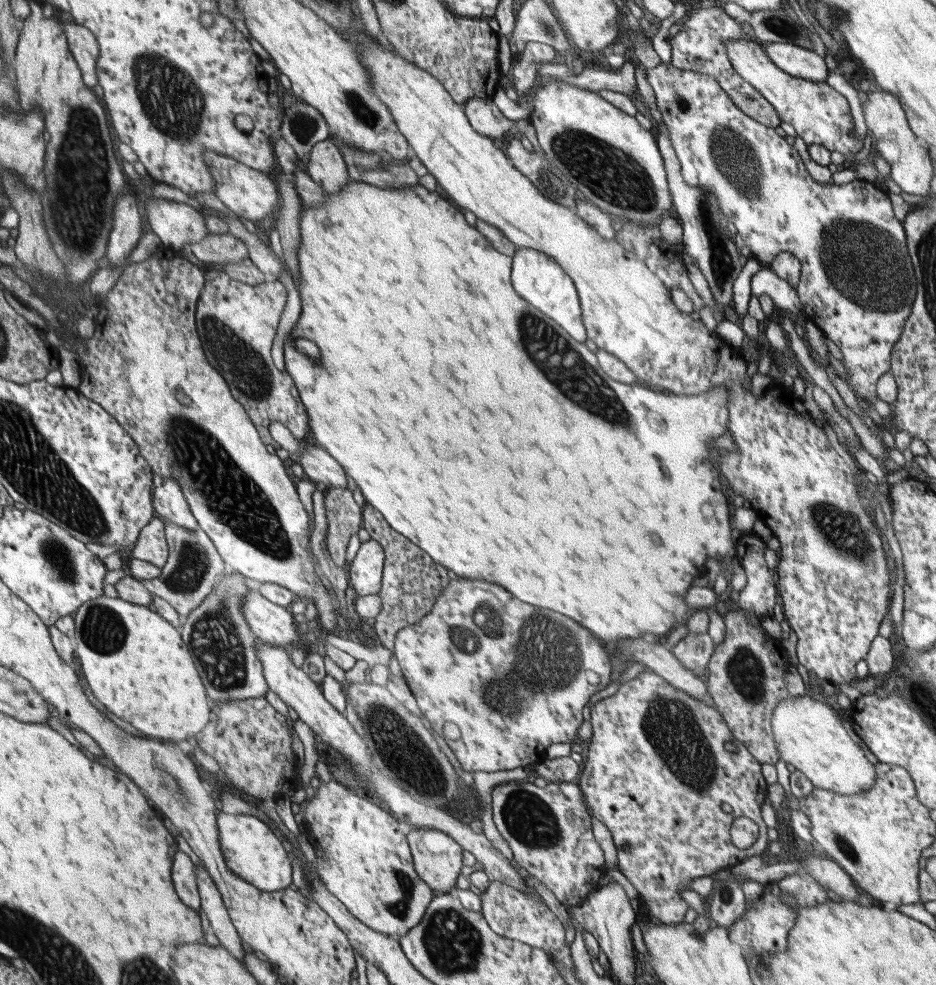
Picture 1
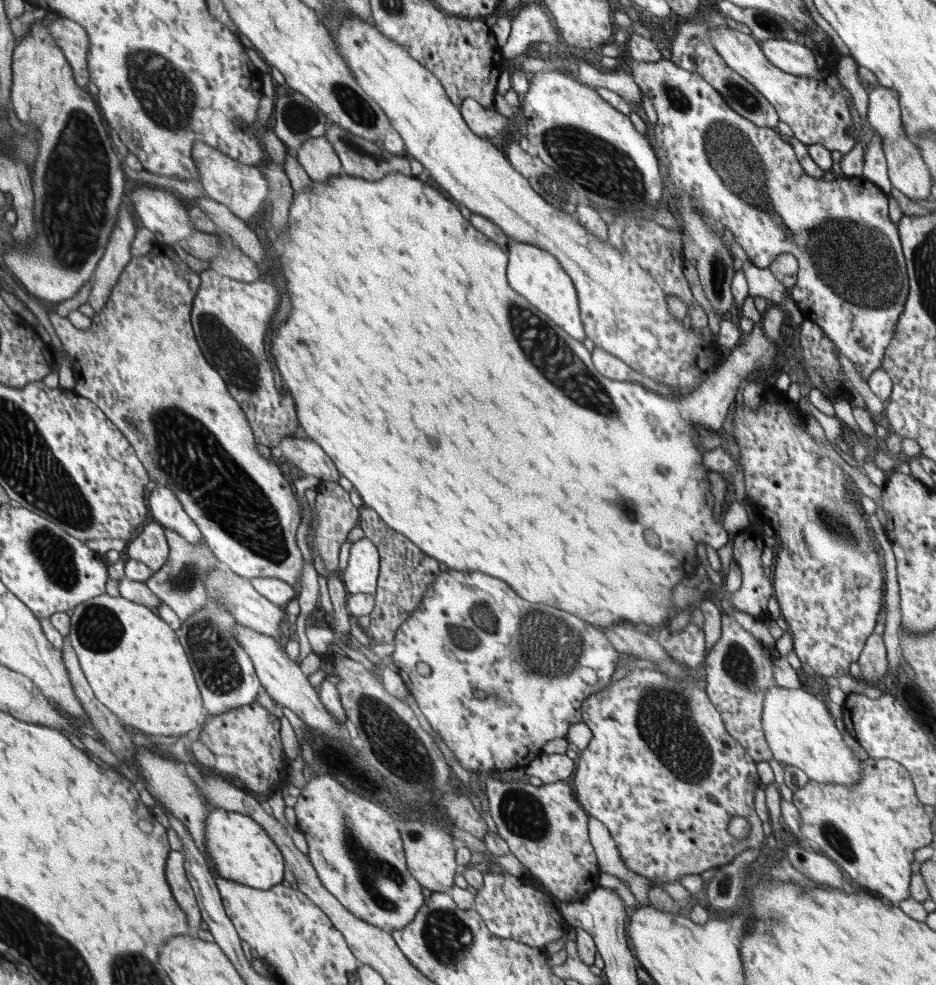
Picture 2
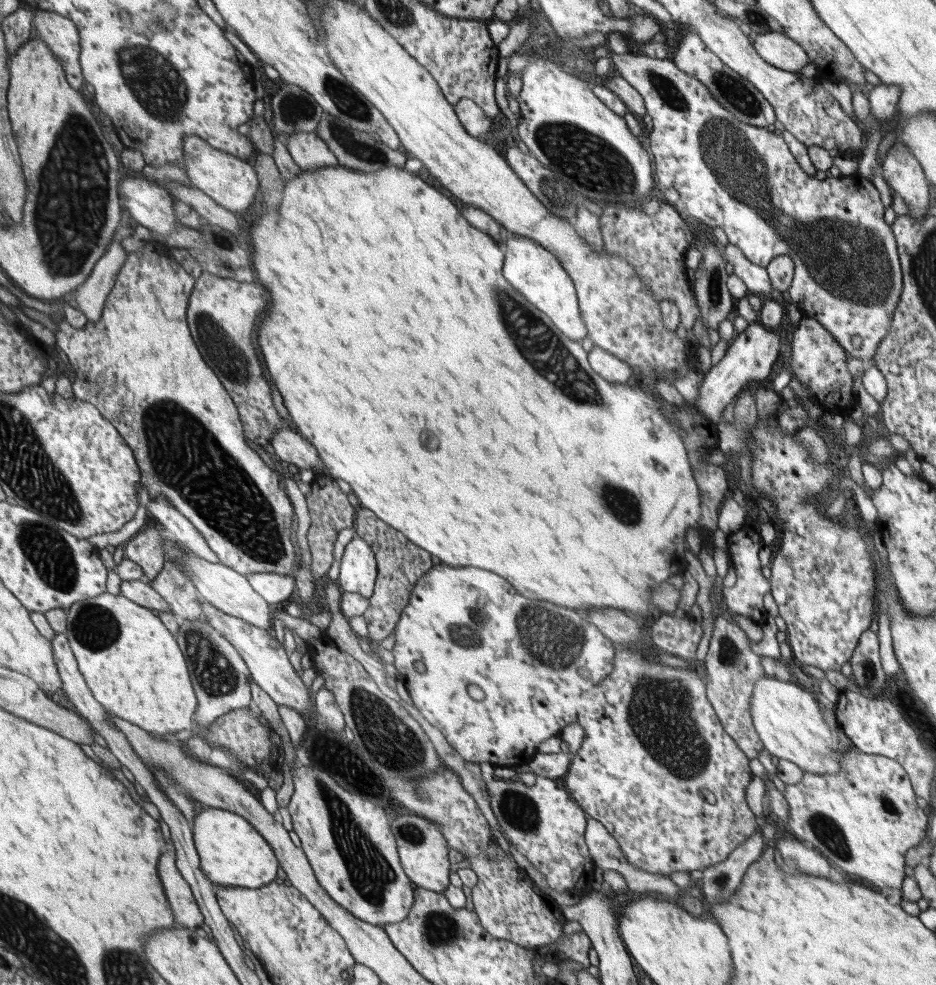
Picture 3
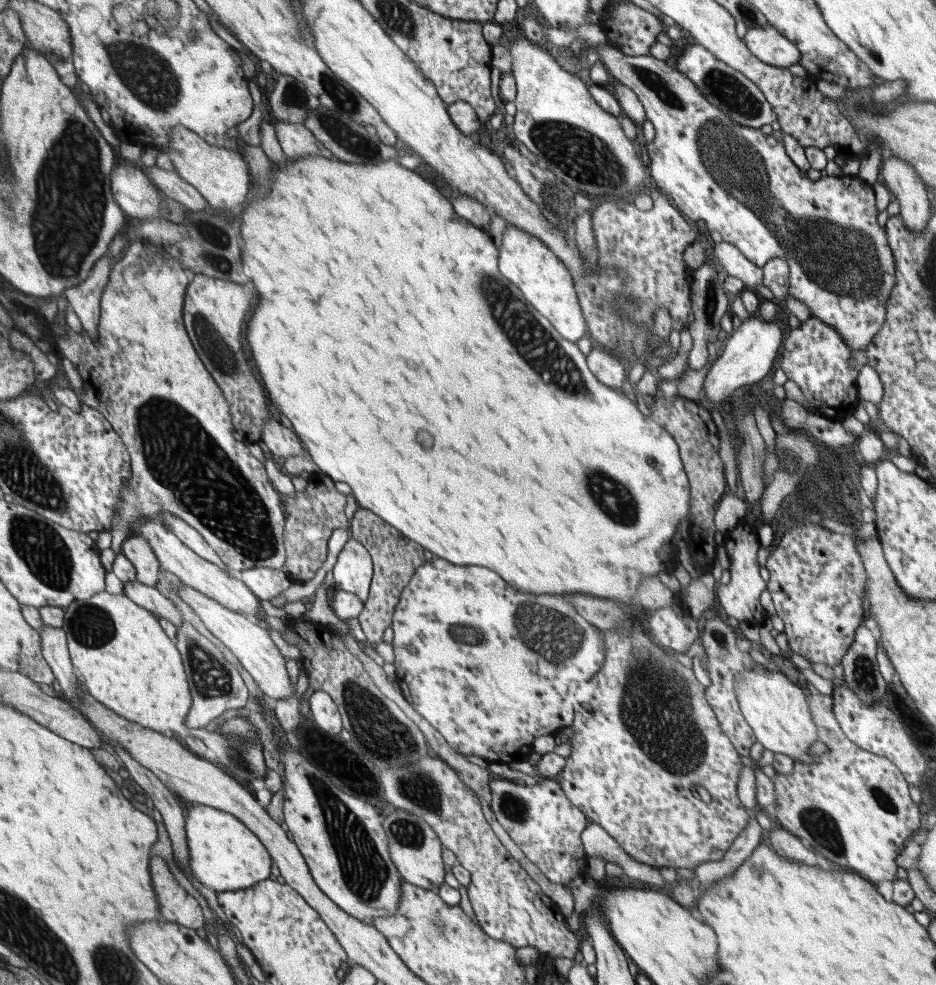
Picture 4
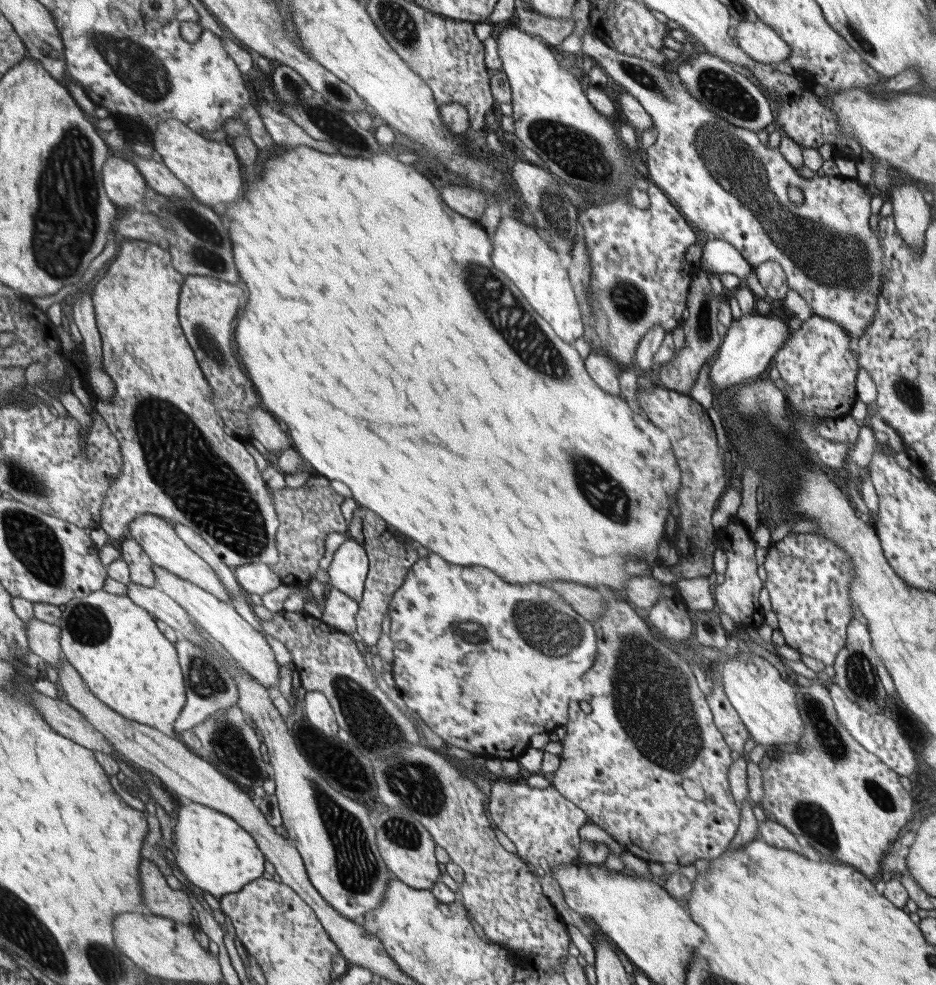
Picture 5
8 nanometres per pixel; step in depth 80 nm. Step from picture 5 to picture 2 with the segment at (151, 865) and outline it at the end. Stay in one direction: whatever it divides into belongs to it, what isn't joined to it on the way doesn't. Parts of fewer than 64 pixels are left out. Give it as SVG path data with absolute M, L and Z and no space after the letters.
M172 851L167 859L168 881L172 886L171 891L179 905L187 913L187 922L191 926L198 926L203 921L199 906L191 887L190 881L186 876L184 868L185 858L182 852Z

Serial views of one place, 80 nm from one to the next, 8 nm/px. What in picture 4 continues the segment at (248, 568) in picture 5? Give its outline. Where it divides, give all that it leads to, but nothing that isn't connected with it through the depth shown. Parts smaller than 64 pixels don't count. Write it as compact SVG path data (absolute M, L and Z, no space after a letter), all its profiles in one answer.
M247 568L239 572L238 577L251 588L257 597L262 600L272 600L284 590L288 590L293 583L280 569Z

